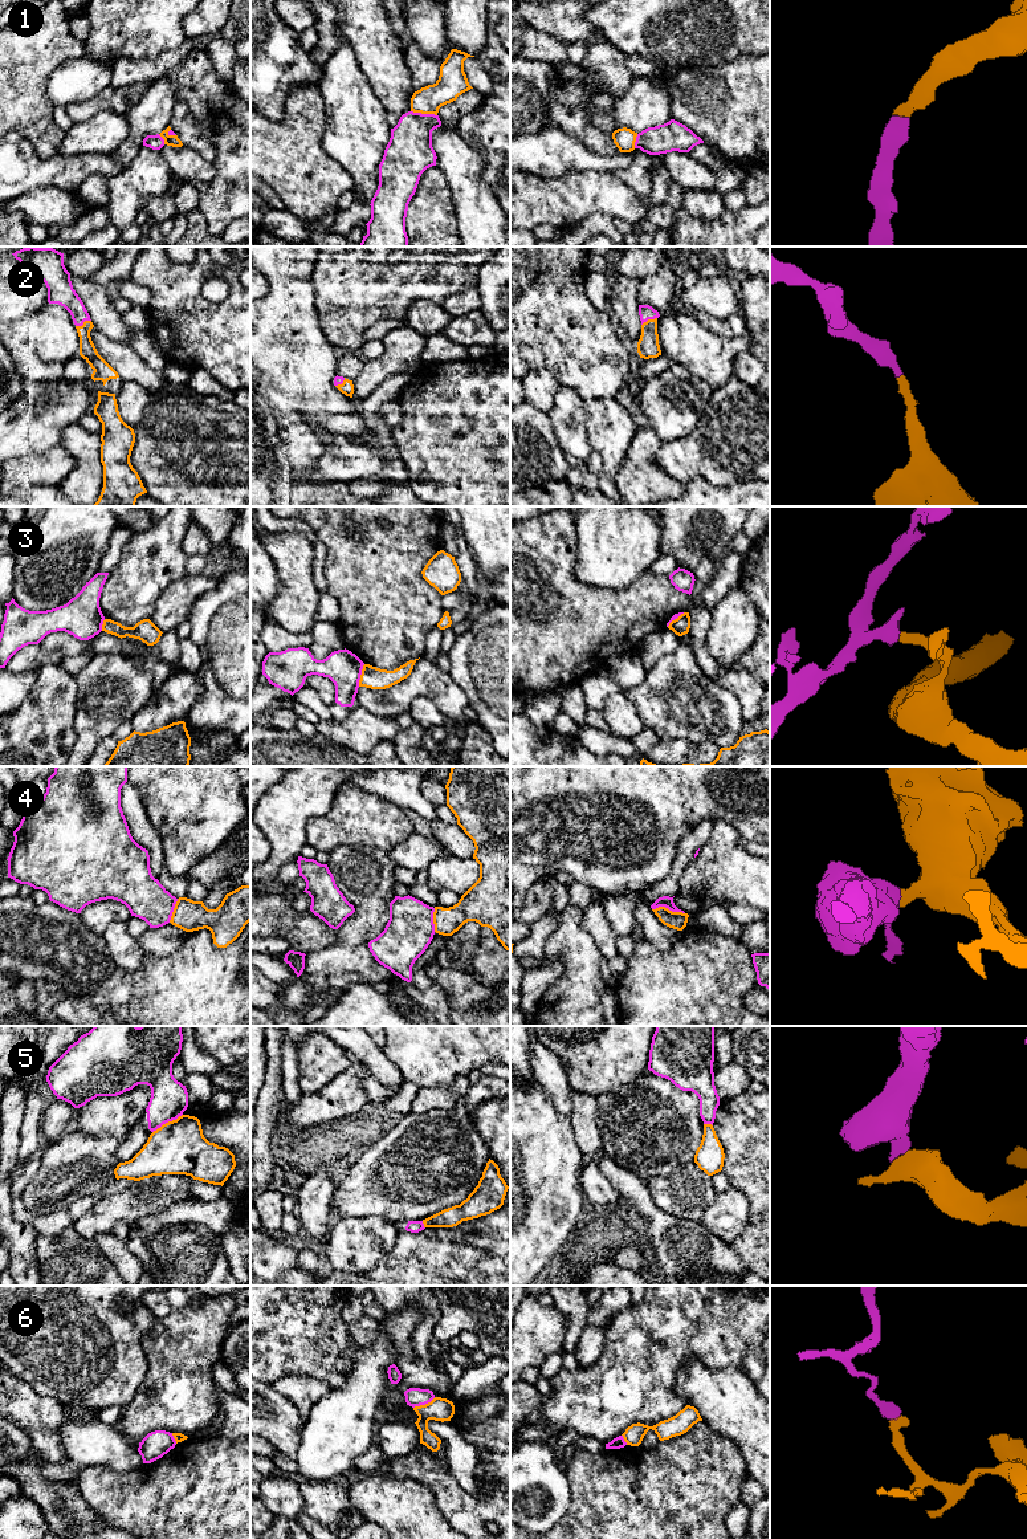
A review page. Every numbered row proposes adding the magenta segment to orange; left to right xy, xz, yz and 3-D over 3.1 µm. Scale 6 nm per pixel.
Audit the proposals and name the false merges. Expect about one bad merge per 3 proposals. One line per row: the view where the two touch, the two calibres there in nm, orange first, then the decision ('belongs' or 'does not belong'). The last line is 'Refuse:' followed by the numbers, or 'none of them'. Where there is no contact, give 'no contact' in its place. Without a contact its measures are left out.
1: meets orange in xz; 180 nm thick on the orange side, 280 nm on the other; belongs
2: meets orange in xy; 100 nm thick on the orange side, 160 nm on the other; belongs
3: meets orange in xz; 130 nm thick on the orange side, 220 nm on the other; does not belong
4: meets orange in yz; 110 nm thick on the orange side, 70 nm on the other; does not belong
5: meets orange in xy; 320 nm thick on the orange side, 220 nm on the other; does not belong
6: meets orange in xz; 140 nm thick on the orange side, 110 nm on the other; does not belong
Refuse: 3, 4, 5, 6

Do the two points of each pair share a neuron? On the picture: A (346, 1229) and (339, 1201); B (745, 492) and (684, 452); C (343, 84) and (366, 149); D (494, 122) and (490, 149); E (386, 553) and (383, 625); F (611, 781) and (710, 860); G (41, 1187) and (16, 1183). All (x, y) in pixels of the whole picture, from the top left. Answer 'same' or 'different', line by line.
A: different
B: different
C: same
D: same
E: same
F: different
G: different

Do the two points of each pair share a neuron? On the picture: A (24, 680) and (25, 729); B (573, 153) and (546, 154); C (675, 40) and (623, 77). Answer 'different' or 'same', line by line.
A: different
B: same
C: different

